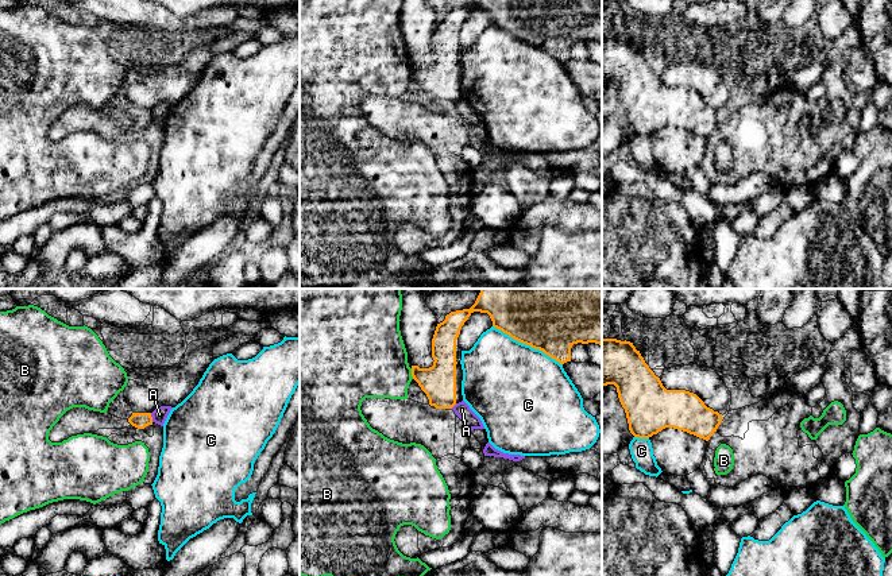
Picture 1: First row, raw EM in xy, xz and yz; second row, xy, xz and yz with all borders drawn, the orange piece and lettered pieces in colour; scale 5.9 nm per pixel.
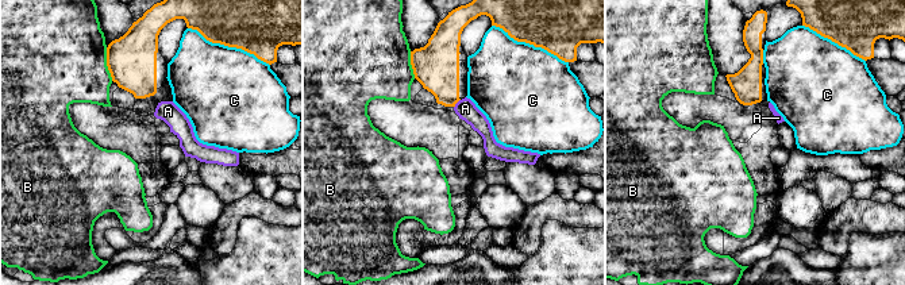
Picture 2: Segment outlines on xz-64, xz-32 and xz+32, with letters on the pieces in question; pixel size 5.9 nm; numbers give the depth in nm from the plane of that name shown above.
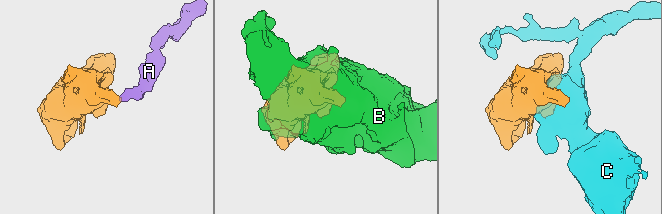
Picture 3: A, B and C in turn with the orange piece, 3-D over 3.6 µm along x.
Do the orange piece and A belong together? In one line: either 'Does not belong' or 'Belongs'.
Does not belong

